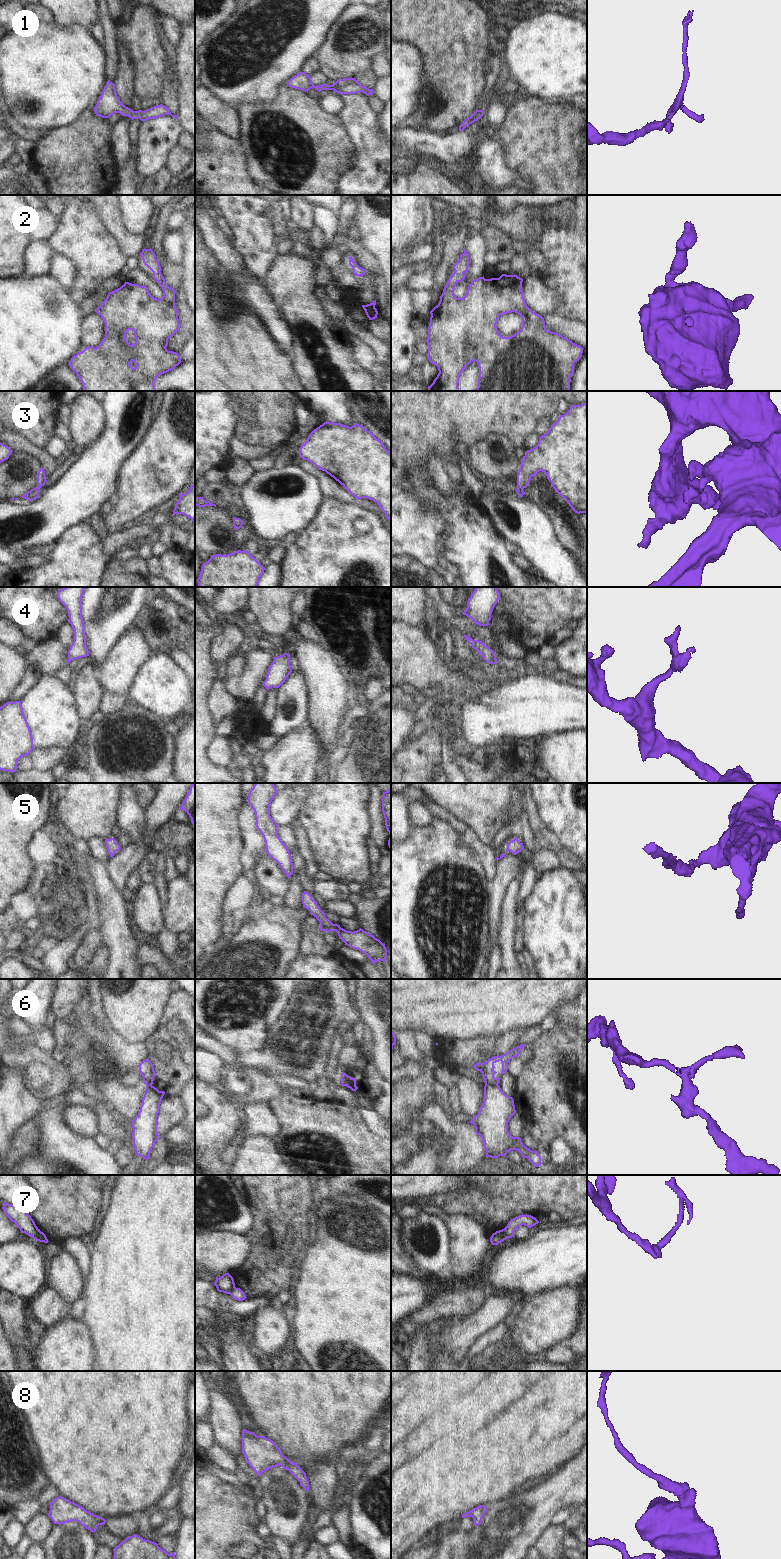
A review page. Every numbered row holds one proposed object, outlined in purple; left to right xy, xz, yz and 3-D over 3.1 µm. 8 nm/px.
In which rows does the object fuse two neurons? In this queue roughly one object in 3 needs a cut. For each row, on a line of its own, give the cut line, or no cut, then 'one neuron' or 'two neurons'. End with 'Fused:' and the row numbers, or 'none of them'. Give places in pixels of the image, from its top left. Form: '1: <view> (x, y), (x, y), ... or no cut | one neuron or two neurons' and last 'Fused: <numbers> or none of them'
1: no cut | one neuron
2: no cut | one neuron
3: no cut | one neuron
4: no cut | one neuron
5: no cut | one neuron
6: yz (485, 1084), (497, 1085) | two neurons
7: xy (38, 1229), (38, 1238), (41, 1241) | two neurons
8: no cut | one neuron
Fused: 6, 7

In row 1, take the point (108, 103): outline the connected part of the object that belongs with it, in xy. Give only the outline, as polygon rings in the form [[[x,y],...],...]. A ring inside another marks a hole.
[[[110,80],[107,81],[102,94],[94,107],[94,112],[97,116],[102,118],[109,118],[114,113],[120,113],[122,116],[128,116],[132,120],[139,118],[143,122],[149,119],[162,117],[164,115],[172,115],[169,108],[162,104],[151,107],[145,111],[131,110],[121,103],[116,93],[115,84]],[[177,115],[172,116],[178,120]]]

